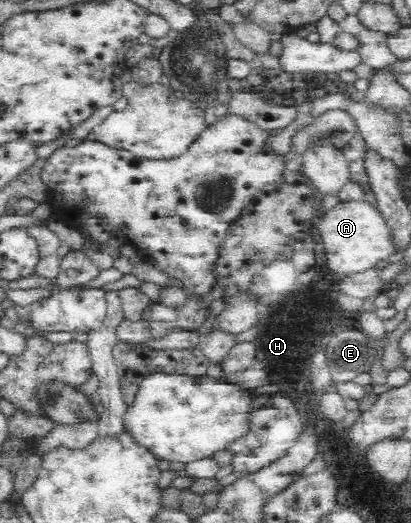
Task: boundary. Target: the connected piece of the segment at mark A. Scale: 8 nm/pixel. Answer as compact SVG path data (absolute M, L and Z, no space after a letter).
M364 200L339 201L321 218L318 230L325 248L327 266L334 273L345 277L380 266L393 259L395 247L391 243L391 231L377 206Z

